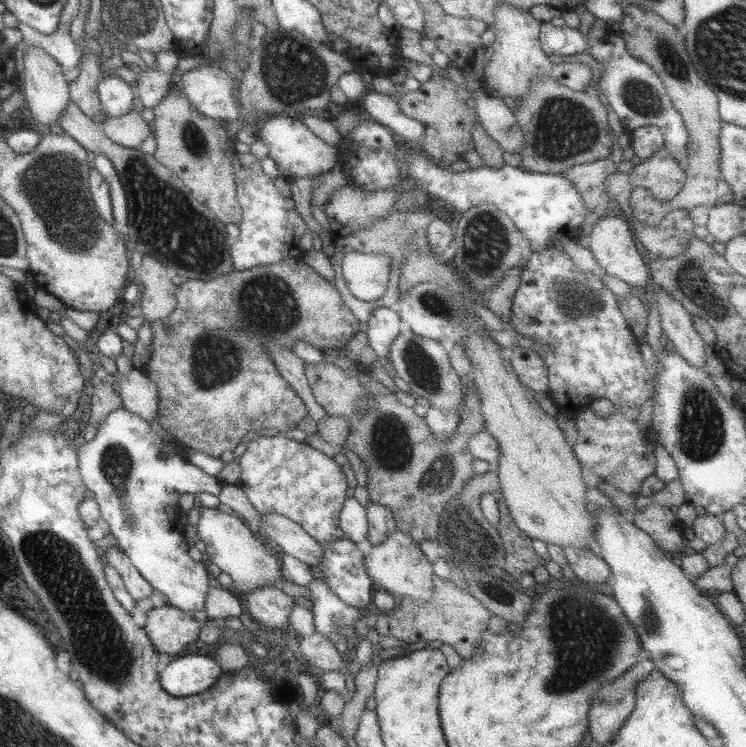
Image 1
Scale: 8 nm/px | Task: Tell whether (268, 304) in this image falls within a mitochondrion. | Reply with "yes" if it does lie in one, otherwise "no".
yes

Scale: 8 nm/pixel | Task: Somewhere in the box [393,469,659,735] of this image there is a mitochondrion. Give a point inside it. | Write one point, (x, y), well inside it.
(583, 653)

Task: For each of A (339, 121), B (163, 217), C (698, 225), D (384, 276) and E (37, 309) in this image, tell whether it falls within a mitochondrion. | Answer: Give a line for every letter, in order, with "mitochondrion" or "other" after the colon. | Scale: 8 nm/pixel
A: other
B: mitochondrion
C: other
D: other
E: other

